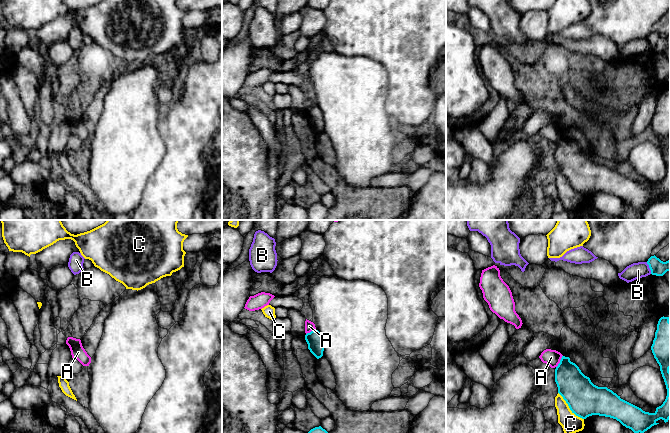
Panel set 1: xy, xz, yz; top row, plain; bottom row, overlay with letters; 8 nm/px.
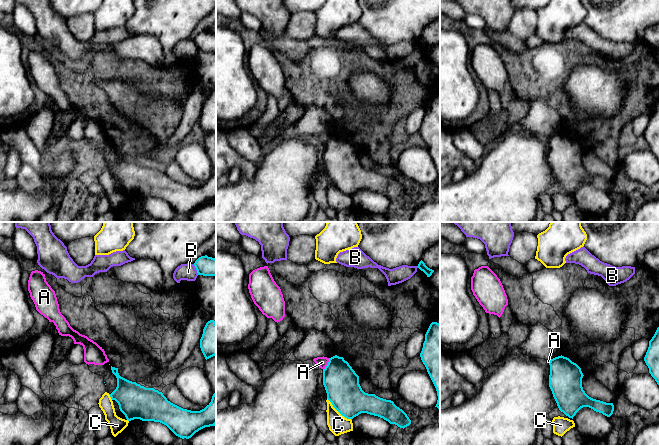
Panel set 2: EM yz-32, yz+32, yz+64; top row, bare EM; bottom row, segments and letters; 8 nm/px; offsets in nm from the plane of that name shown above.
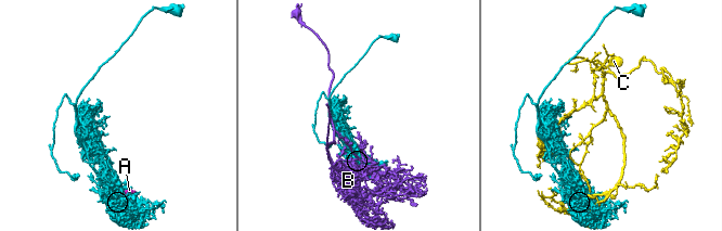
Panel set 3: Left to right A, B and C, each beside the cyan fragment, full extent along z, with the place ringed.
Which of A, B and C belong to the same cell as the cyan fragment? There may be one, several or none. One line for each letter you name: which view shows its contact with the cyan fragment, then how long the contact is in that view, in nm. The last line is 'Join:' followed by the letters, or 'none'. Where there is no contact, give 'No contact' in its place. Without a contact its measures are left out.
Join: none

